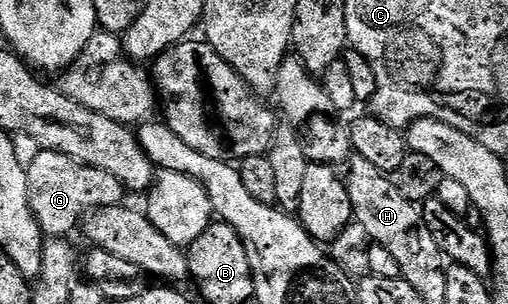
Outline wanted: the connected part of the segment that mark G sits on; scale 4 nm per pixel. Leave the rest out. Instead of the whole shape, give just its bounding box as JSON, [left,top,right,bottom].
[28,149,128,237]

